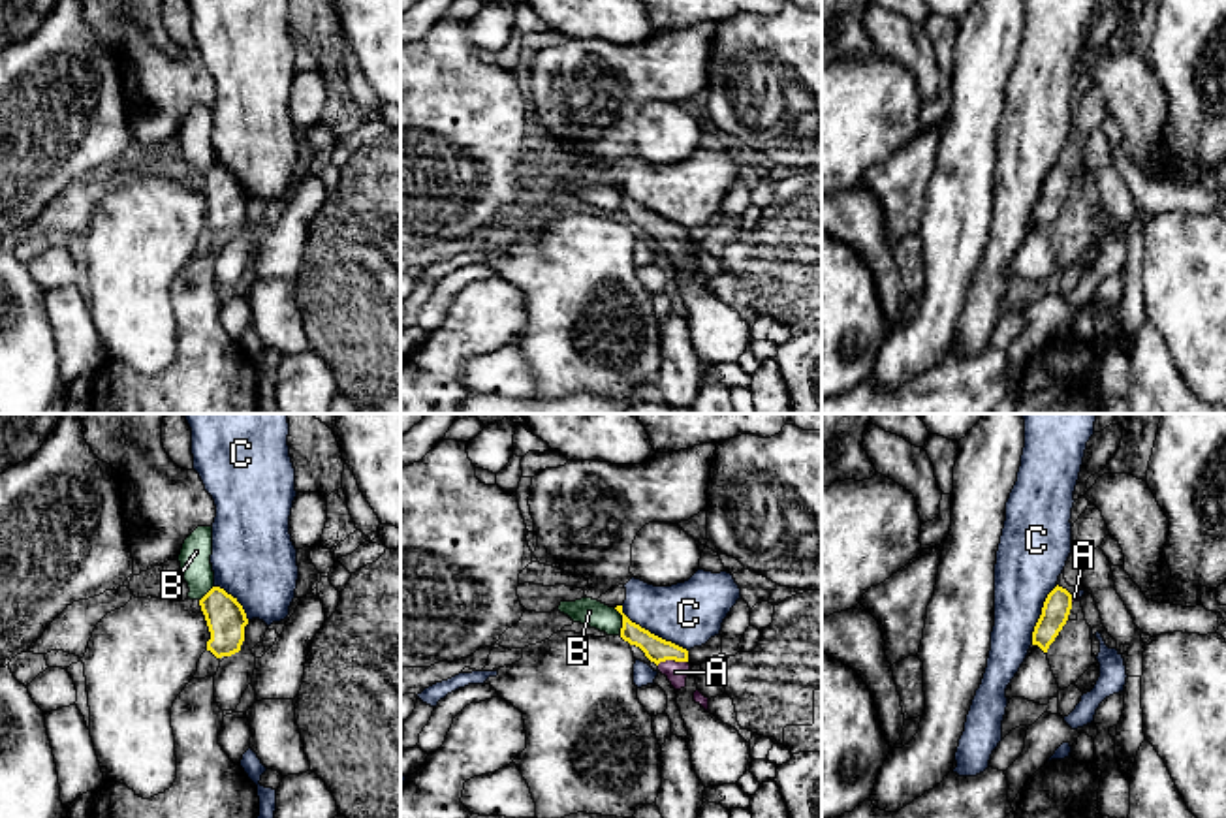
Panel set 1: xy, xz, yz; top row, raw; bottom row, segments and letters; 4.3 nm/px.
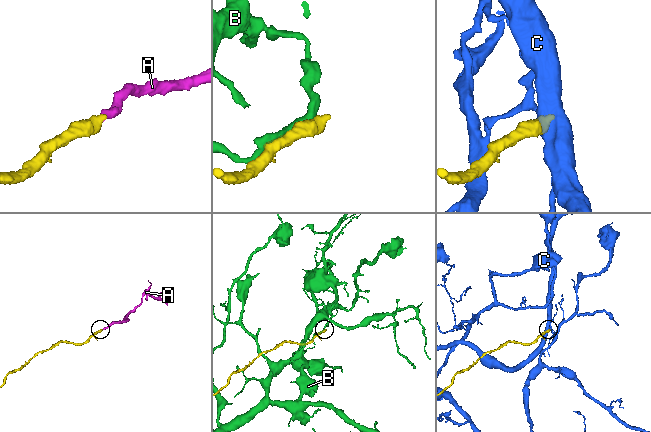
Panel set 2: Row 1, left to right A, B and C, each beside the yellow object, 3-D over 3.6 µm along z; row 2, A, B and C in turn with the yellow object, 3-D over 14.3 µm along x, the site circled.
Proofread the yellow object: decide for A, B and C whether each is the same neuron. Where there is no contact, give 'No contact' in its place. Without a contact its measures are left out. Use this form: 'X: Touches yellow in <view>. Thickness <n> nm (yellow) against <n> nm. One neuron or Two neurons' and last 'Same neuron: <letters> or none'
A: Touches yellow in xz. Thickness 110 nm (yellow) against 90 nm. One neuron
B: Touches yellow in xz. Thickness 110 nm (yellow) against 120 nm. Two neurons
C: Touches yellow in xz. Thickness 110 nm (yellow) against 280 nm. Two neurons
Same neuron: A

